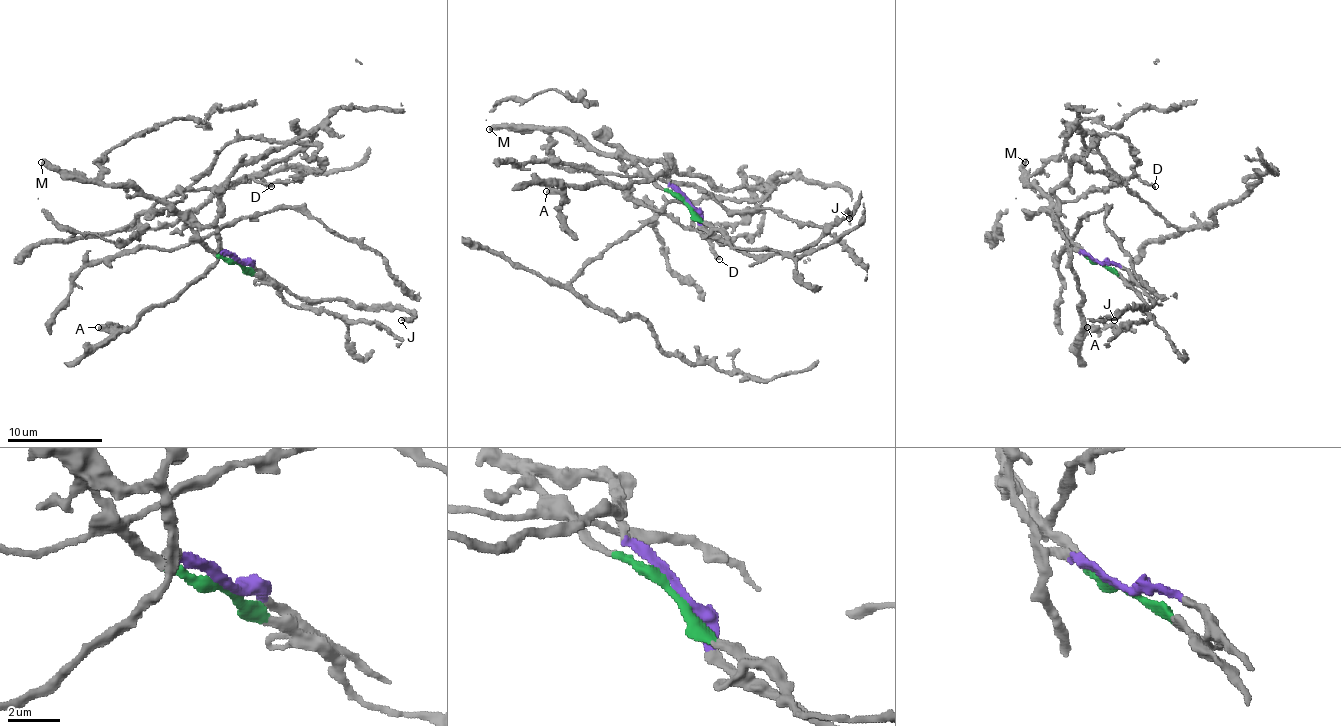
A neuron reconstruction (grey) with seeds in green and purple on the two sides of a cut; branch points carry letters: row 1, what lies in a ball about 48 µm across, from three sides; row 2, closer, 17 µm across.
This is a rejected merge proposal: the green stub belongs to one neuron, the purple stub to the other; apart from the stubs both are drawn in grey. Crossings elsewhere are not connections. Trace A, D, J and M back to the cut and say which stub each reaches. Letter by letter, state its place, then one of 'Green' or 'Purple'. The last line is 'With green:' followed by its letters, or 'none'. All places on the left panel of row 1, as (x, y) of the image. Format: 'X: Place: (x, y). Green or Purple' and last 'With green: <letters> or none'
A: Place: (98, 327). Purple
D: Place: (271, 186). Green
J: Place: (401, 320). Purple
M: Place: (41, 162). Green
With green: D, M

